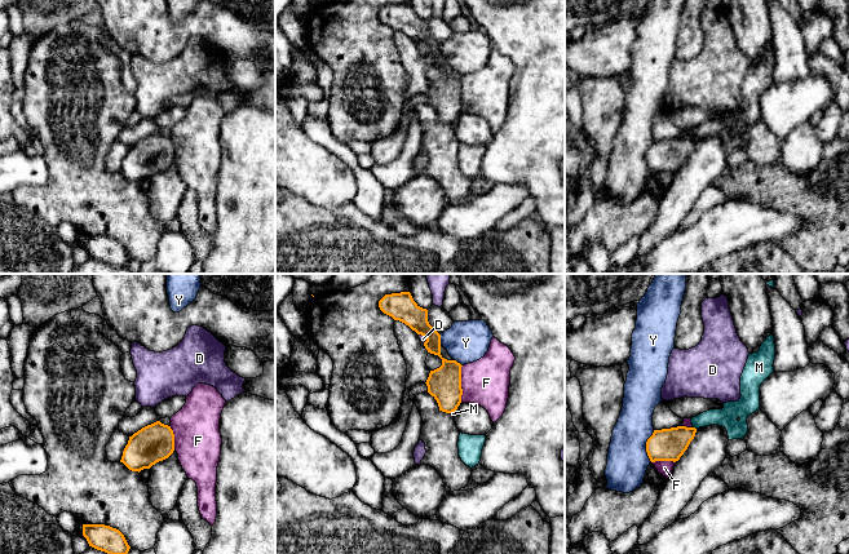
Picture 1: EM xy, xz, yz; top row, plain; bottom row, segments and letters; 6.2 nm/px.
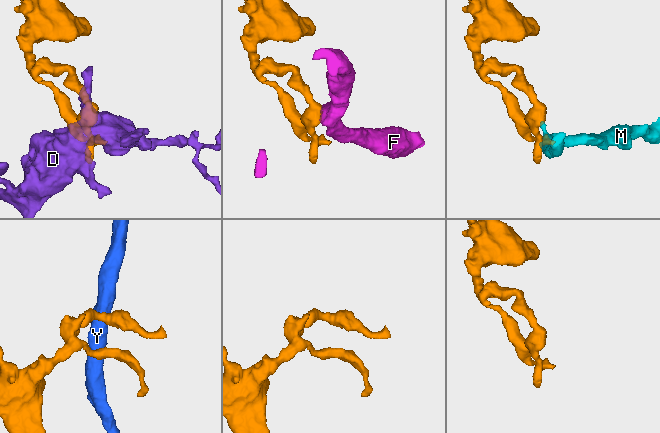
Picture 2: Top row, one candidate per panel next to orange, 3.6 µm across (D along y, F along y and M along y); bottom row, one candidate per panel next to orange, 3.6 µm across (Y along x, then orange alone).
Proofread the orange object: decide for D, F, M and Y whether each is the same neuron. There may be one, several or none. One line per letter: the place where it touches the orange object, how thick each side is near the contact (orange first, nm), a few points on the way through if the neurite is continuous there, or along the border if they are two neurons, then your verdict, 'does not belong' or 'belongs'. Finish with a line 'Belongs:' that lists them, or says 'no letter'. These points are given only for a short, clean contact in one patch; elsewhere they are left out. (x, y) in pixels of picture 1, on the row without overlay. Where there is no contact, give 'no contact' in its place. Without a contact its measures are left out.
D: contact xz (424, 47); calibres 180 and 40 nm; does not belong
F: contact xz (460, 94); calibres 200 and 280 nm; does not belong
M: contact yz (694, 138); calibres 200 and 130 nm; border yz (693, 137), (695, 140); does not belong
Y: contact yz (646, 156); calibres 200 and 260 nm; border yz (654, 141), (646, 153), (646, 165), (650, 172); does not belong
Belongs: no letter

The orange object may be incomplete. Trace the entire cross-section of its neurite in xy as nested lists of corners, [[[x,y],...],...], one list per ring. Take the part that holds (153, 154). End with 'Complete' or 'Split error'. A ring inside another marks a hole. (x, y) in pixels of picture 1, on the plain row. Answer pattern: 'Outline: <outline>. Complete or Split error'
Outline: [[[156,132],[129,147],[120,173],[132,182],[150,180],[168,169],[174,161],[174,145],[171,137]]]. Complete

